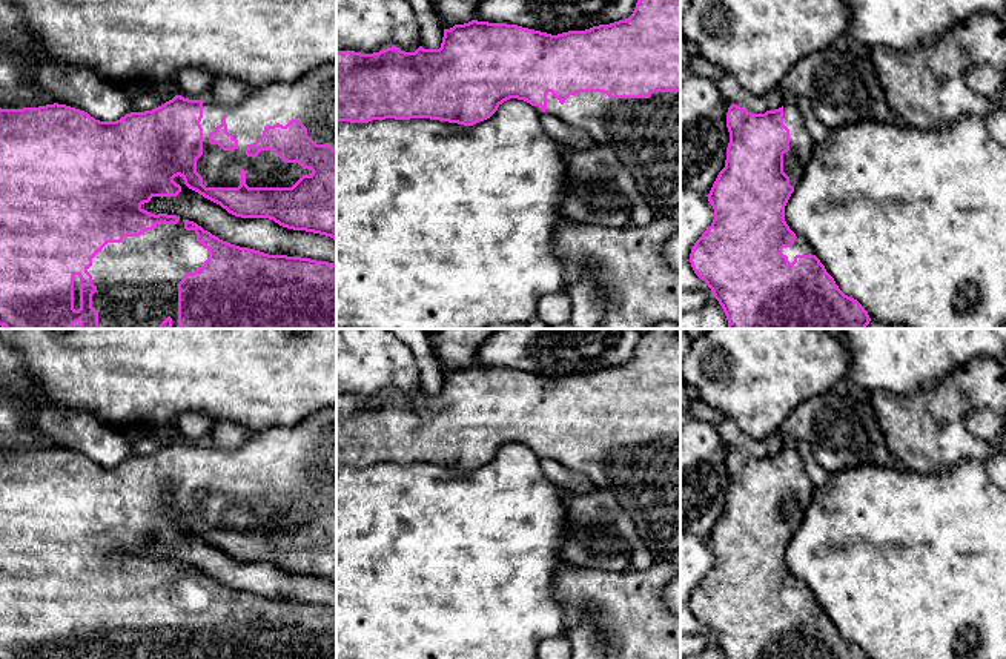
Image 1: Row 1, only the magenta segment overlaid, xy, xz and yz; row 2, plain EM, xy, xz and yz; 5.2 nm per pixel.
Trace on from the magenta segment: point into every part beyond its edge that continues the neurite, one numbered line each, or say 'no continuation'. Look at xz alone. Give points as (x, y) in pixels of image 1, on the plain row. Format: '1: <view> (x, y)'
1: xz (644, 476)

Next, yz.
1: yz (800, 487)
2: yz (800, 590)

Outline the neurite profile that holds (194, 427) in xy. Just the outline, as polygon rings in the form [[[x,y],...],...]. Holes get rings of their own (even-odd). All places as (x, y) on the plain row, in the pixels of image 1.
[[[186,412],[174,424],[178,439],[189,444],[206,444],[217,421],[201,412]]]

